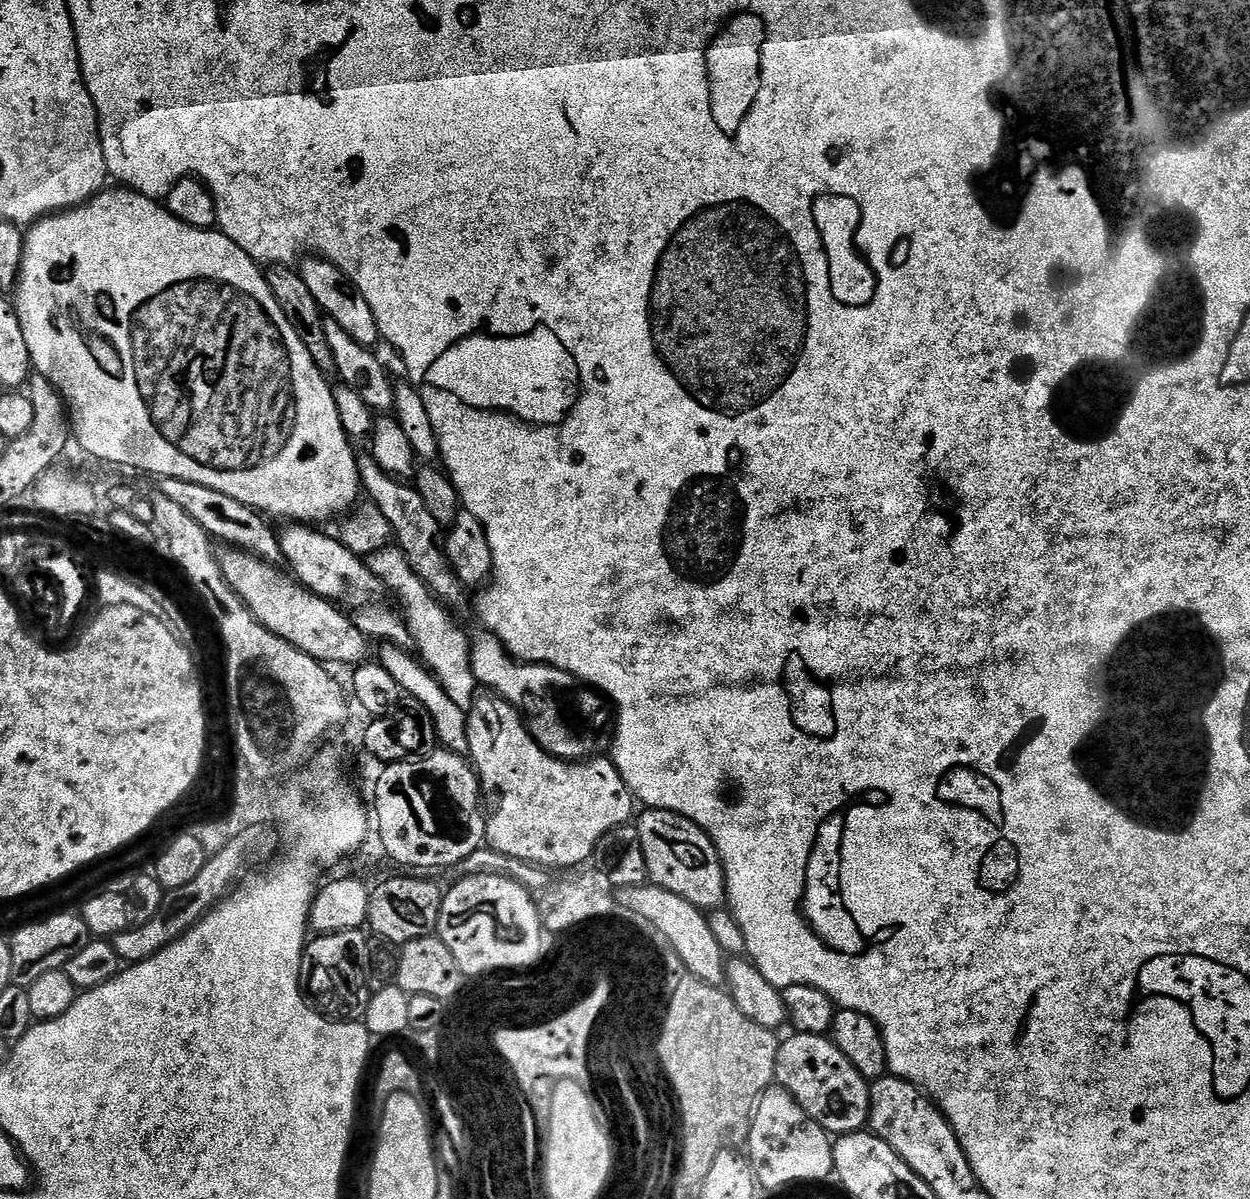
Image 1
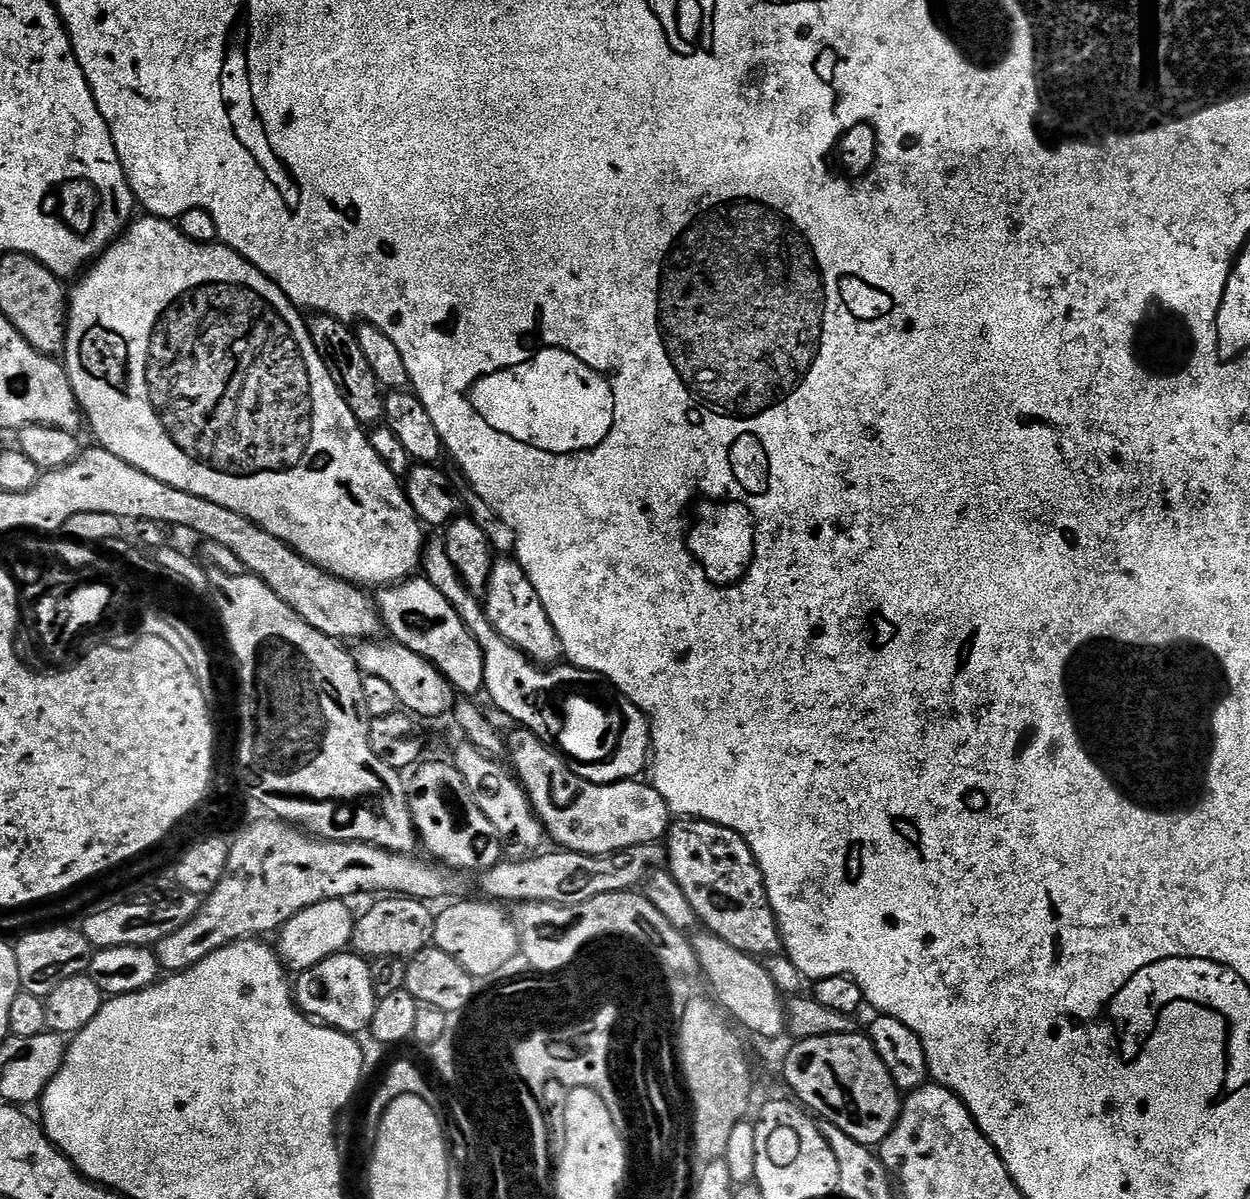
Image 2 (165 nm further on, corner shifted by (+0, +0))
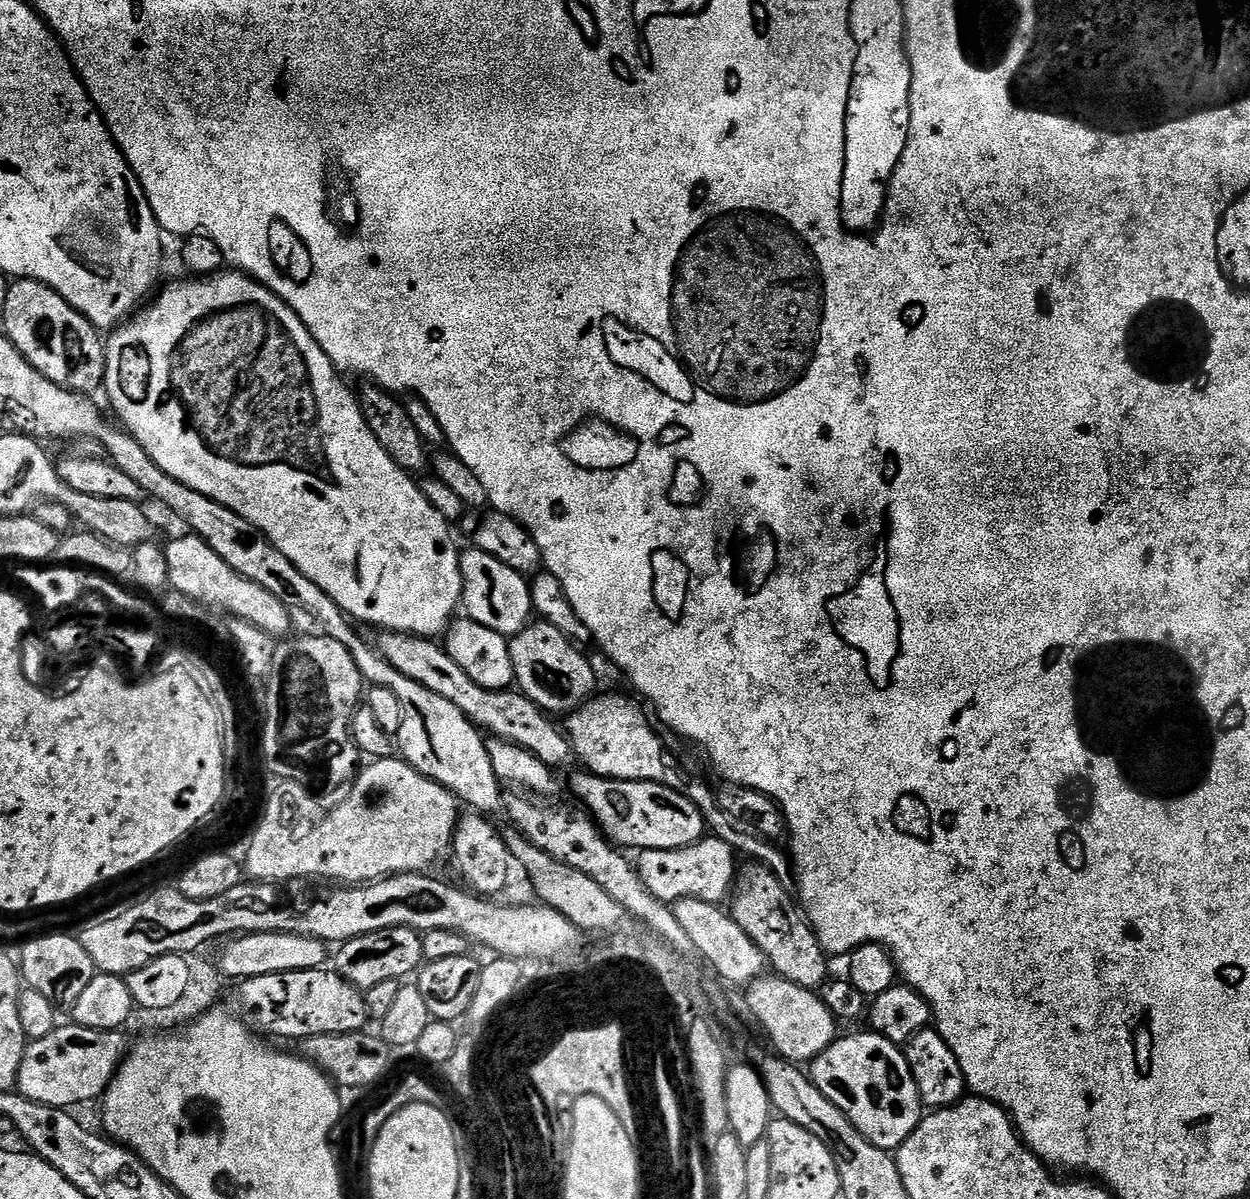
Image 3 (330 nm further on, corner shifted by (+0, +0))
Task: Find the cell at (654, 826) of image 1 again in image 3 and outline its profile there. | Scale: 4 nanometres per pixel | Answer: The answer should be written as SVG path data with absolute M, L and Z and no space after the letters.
M757 862L746 864L745 868L743 865L739 869L734 891L730 896L732 920L738 922L738 926L742 926L746 934L750 934L750 942L754 942L758 950L762 950L765 961L775 975L803 988L823 989L830 976L830 960L818 942L815 930L794 903L789 889L784 888L771 869Z

